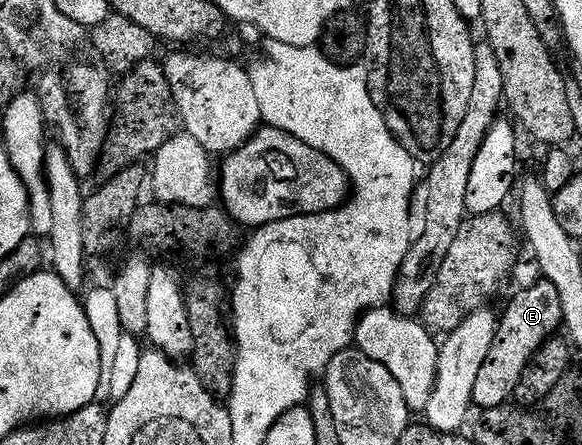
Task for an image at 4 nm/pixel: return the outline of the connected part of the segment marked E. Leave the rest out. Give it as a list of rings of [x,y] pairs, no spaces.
[[[542,278],[536,280],[536,284],[531,284],[524,292],[517,293],[508,302],[503,316],[501,312],[501,315],[498,317],[493,346],[489,346],[489,358],[485,358],[485,362],[481,362],[481,371],[477,373],[477,383],[473,386],[471,403],[476,409],[496,408],[508,403],[514,397],[517,382],[521,382],[521,374],[528,362],[533,358],[533,354],[537,354],[540,346],[558,333],[555,331],[560,331],[563,315],[561,314],[561,298],[557,295],[557,288],[550,284],[548,280]]]

